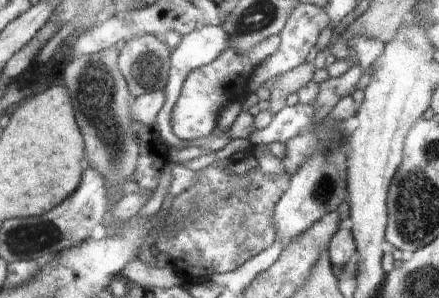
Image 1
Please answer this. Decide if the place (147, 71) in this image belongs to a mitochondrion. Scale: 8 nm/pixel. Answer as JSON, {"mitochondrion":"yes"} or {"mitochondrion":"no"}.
{"mitochondrion":"yes"}

